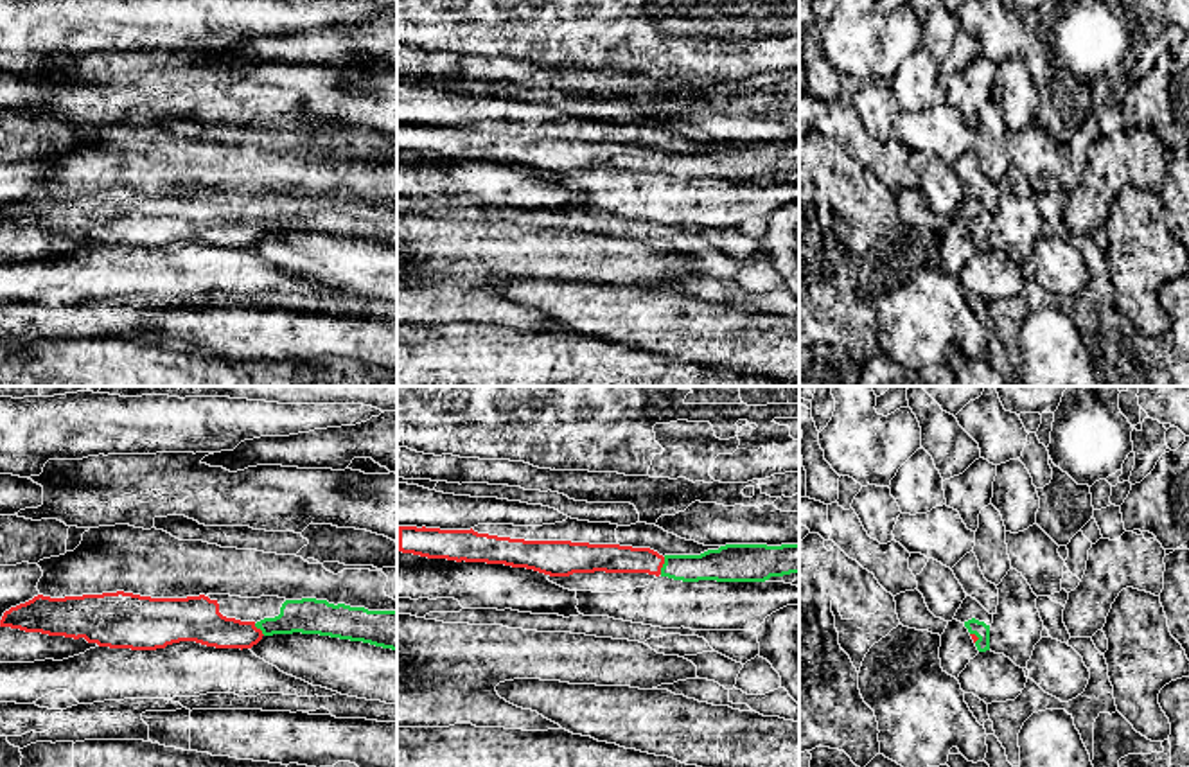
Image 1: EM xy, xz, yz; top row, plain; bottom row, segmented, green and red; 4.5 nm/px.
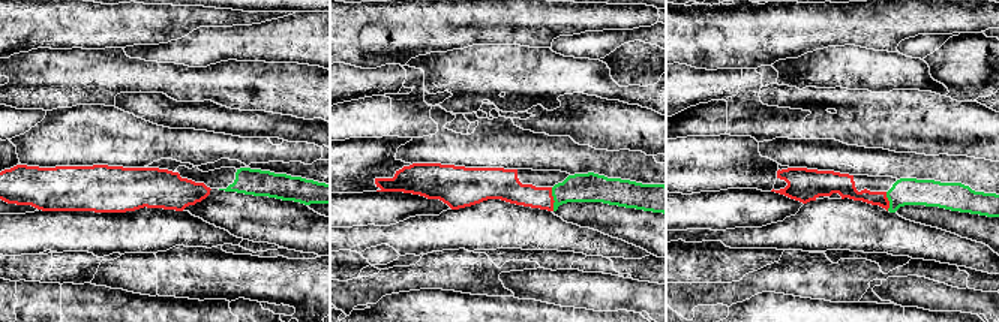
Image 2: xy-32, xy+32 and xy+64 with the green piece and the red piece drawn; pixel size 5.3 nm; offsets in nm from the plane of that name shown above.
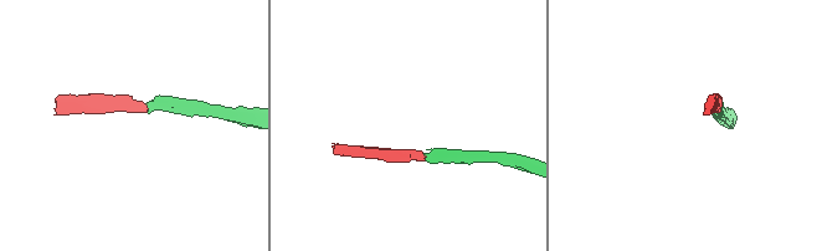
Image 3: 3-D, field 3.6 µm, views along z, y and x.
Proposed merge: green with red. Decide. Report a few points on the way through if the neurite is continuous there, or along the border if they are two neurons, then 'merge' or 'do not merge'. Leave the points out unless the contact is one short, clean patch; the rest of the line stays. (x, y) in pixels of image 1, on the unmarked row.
way xz (719, 162), (663, 164), (649, 158), (609, 155); merge

